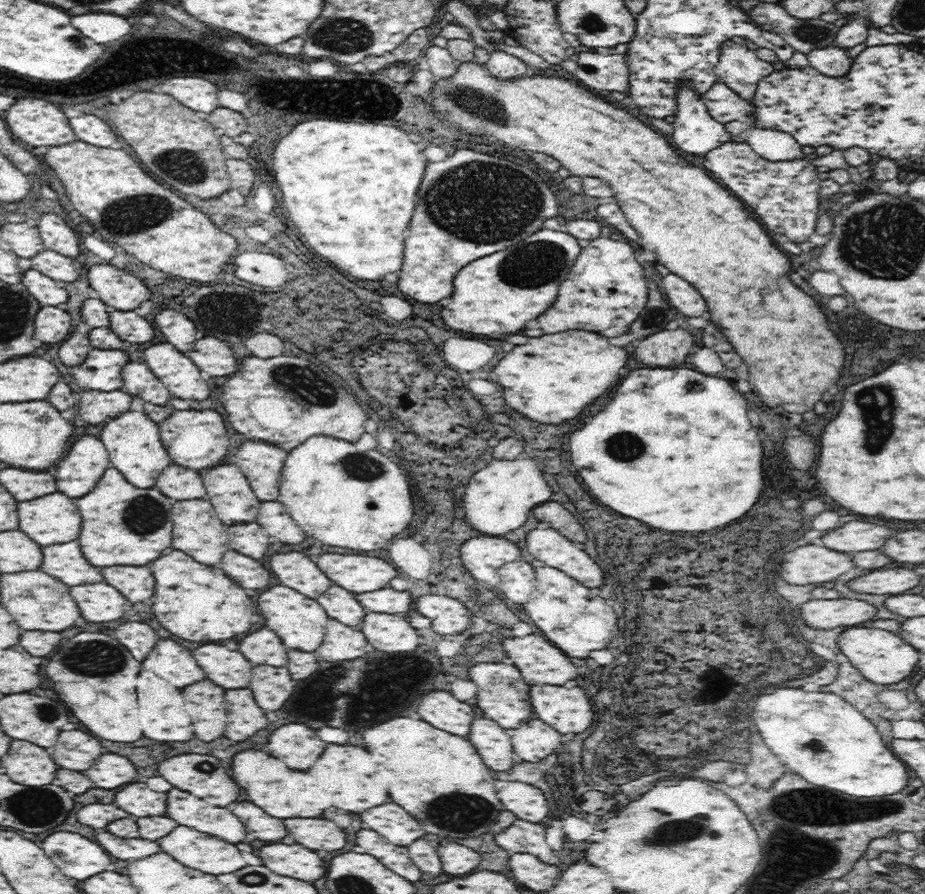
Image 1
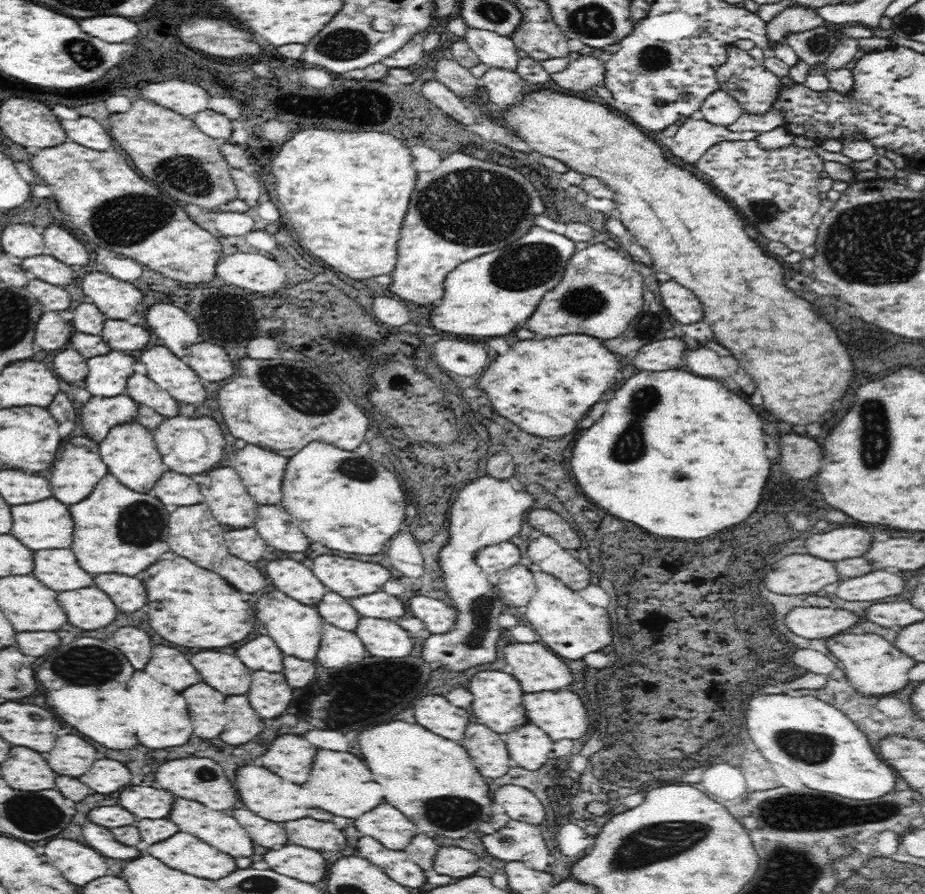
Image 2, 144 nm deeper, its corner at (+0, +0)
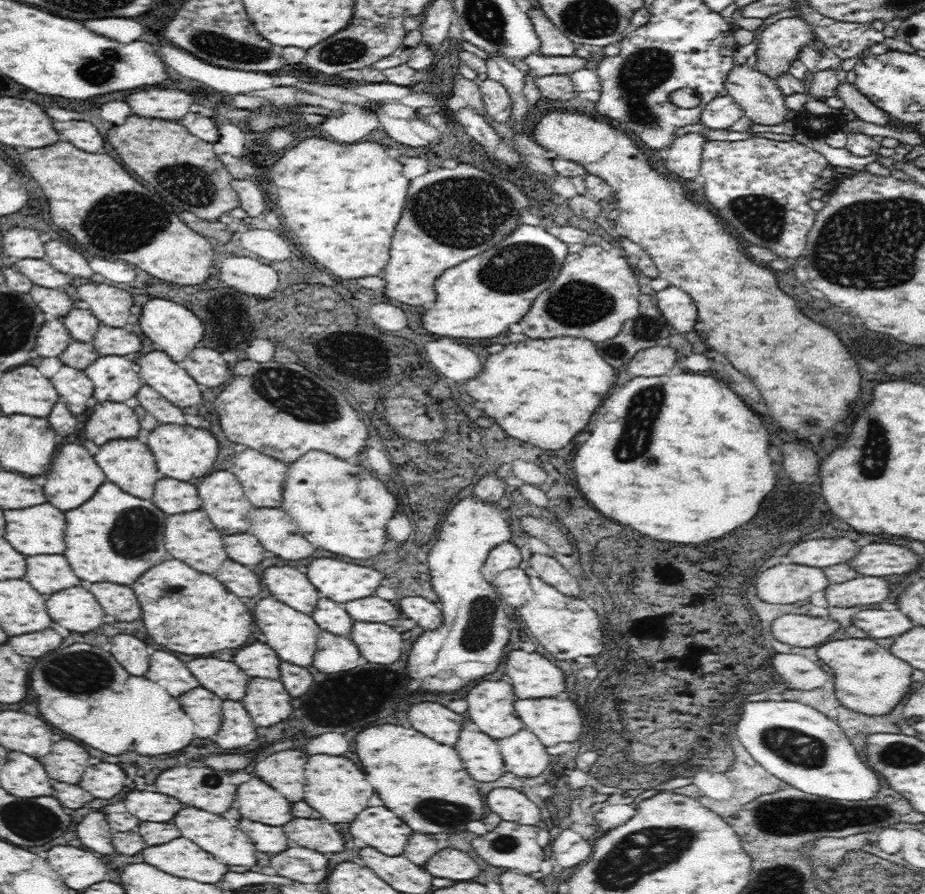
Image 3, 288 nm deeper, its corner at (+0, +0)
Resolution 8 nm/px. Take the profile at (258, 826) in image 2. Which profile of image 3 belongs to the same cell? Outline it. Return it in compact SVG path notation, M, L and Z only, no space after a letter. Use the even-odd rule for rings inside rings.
M240 820L236 826L250 836L250 842L256 846L260 852L268 854L278 854L288 848L288 840L282 828L278 826L268 826L268 824L256 824L252 820Z

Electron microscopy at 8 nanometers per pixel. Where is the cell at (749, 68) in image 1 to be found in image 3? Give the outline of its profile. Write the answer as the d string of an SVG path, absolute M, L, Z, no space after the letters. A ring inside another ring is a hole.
M734 64L724 86L728 96L742 106L752 124L780 126L788 122L786 114L790 110L786 106L786 96L772 78L758 72L756 68Z

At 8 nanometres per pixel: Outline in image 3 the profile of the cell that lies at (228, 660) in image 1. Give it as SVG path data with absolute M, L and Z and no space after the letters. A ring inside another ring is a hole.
M196 658L196 660L188 662L188 668L198 678L200 686L208 688L210 692L220 696L222 700L242 700L242 696L246 694L248 676L234 662L224 662L218 658Z

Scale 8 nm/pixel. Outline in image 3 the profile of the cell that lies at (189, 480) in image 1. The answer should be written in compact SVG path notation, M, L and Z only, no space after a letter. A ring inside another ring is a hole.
M164 478L156 482L156 492L152 502L166 512L166 516L202 510L202 500L198 498L198 488L192 486L194 482L182 482L174 478Z

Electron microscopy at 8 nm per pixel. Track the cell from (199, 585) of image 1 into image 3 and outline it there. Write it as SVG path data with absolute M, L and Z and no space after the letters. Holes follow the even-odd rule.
M170 558L144 572L132 586L142 608L140 624L146 634L168 650L206 656L224 648L240 648L256 632L254 618L244 602L228 592L214 574L194 570L182 560Z

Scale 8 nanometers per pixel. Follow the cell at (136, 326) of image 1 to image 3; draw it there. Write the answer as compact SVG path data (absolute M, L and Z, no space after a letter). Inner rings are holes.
M100 326L94 338L94 350L100 352L102 358L106 356L120 356L126 358L130 354L140 352L142 340L136 334L128 334L124 328L110 328L110 326Z

